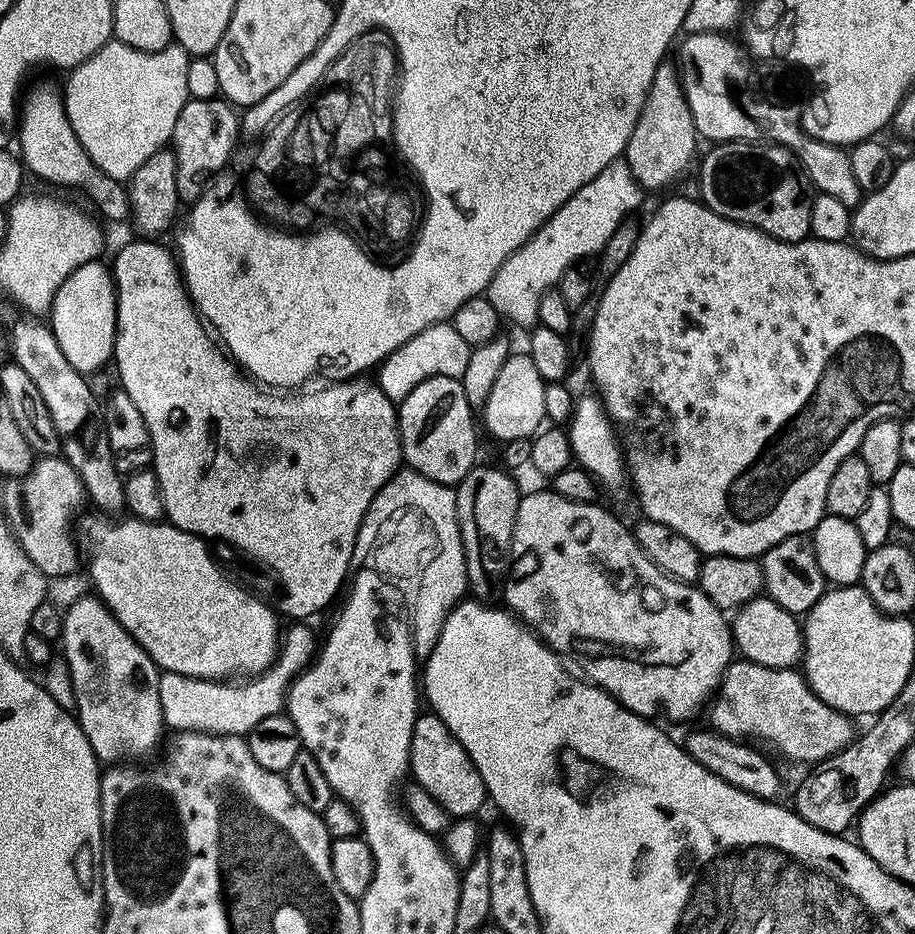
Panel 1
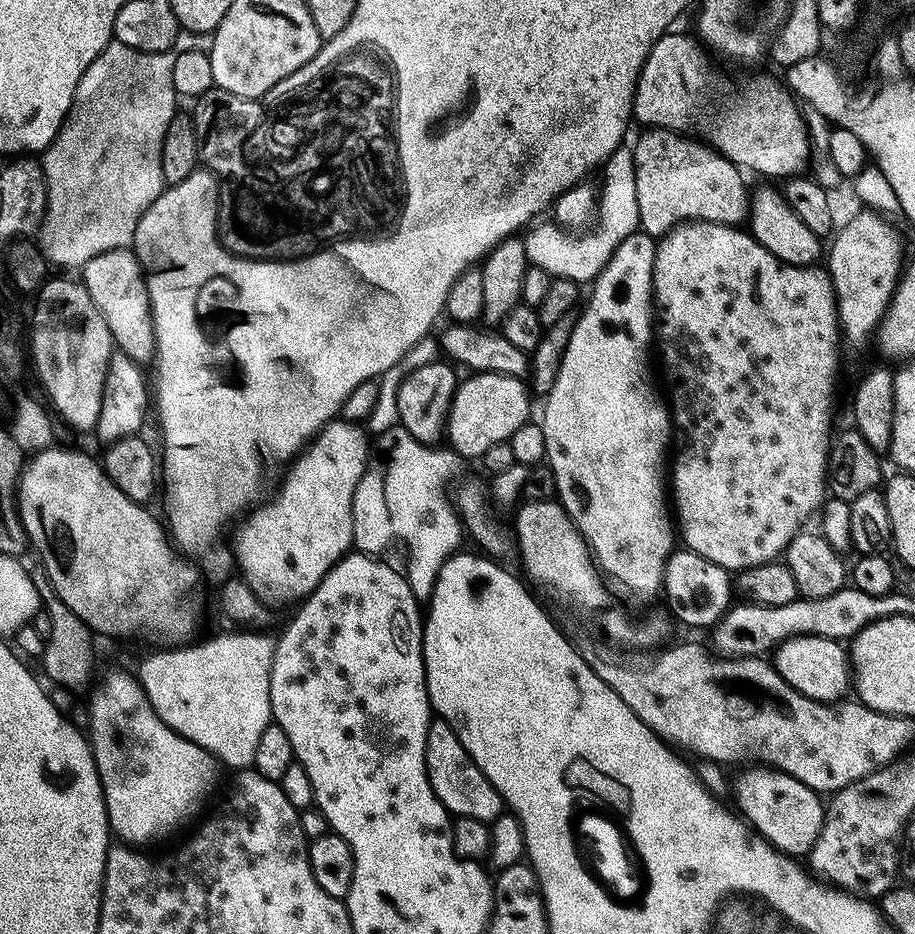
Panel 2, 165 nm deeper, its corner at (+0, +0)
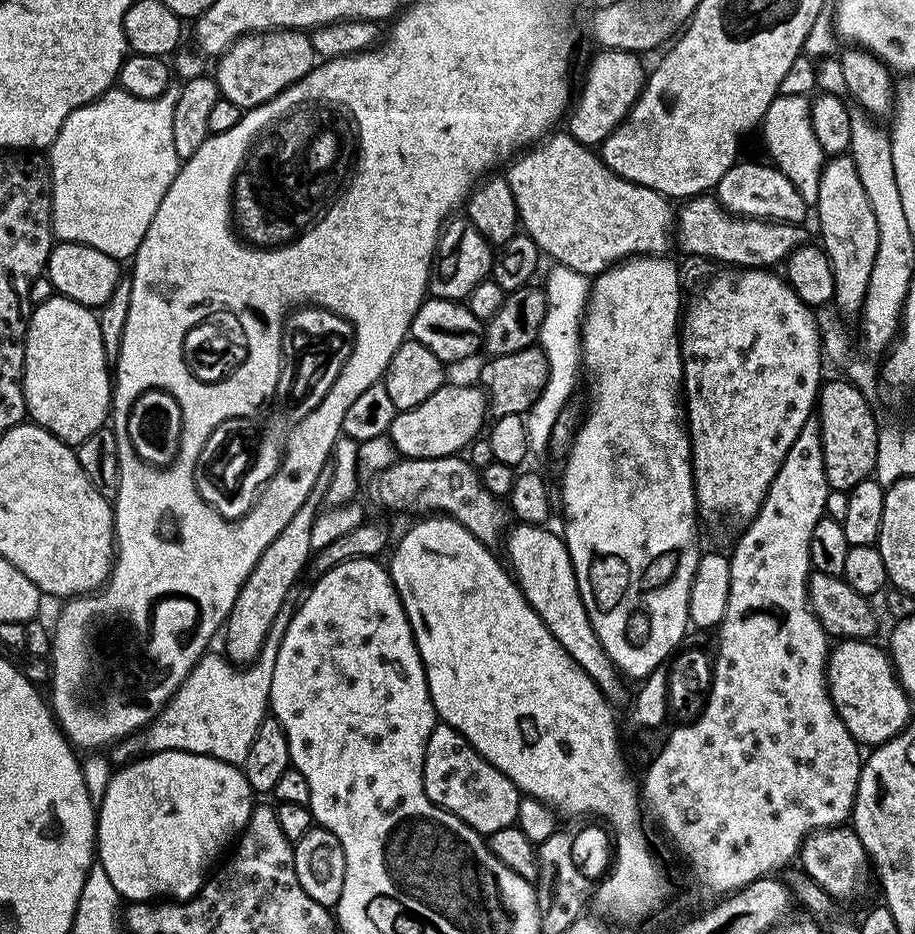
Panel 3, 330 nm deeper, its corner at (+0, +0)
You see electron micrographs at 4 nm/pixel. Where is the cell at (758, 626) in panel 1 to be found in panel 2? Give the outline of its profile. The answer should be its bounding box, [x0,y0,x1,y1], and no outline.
[774,636,850,702]

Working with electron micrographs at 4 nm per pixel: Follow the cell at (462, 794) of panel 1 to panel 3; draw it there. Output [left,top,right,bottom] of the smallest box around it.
[424,722,522,838]

